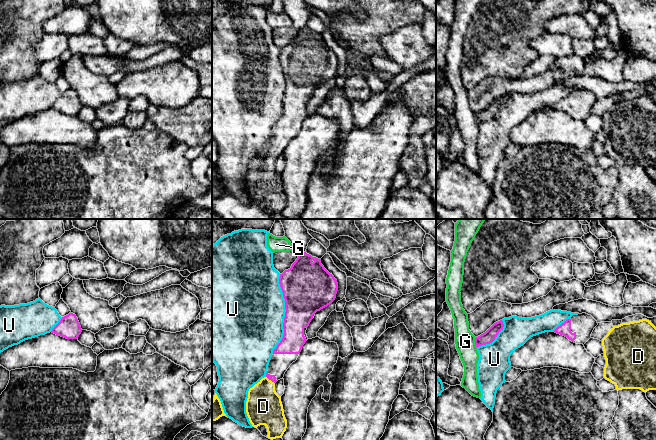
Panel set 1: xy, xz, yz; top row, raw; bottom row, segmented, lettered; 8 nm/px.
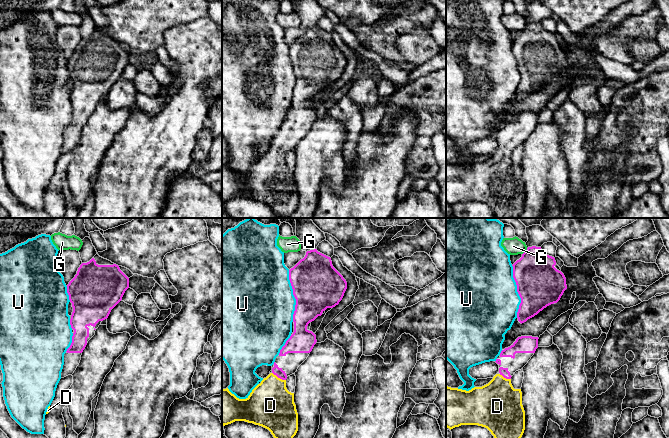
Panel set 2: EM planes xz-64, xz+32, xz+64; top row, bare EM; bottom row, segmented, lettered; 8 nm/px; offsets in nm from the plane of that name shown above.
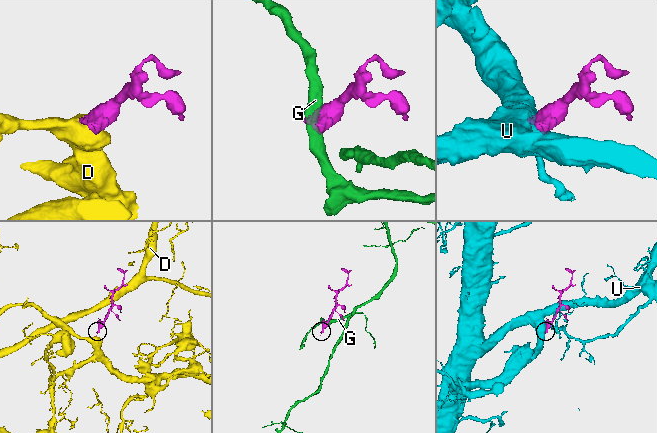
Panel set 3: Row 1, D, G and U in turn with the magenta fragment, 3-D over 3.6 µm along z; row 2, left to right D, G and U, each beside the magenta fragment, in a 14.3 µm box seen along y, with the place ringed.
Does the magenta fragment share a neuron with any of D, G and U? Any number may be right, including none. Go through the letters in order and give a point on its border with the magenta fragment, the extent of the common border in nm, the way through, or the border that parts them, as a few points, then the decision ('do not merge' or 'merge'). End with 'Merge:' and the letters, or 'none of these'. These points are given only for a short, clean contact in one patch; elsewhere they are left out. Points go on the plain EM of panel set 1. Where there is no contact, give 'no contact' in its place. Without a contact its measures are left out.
D: xz (270, 155) | 90 nm | across xz (271, 153), (270, 155), (263, 169), (263, 182) | merge
G: yz (475, 118) | 90 nm | along yz (474, 113), (476, 123) | do not merge
U: xz (285, 90) | 650 nm | do not merge
Merge: D

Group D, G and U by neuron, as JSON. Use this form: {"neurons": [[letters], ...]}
{"neurons": [["D"], ["G"], ["U"]]}

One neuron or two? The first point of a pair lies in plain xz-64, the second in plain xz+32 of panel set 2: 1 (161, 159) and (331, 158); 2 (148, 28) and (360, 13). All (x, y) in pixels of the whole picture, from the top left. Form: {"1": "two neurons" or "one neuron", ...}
{"1": "two neurons", "2": "two neurons"}

